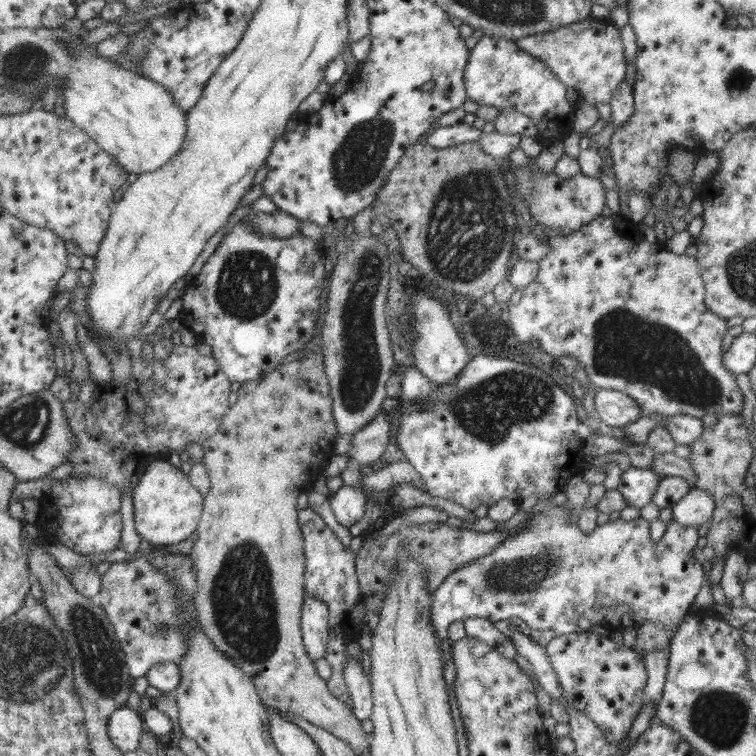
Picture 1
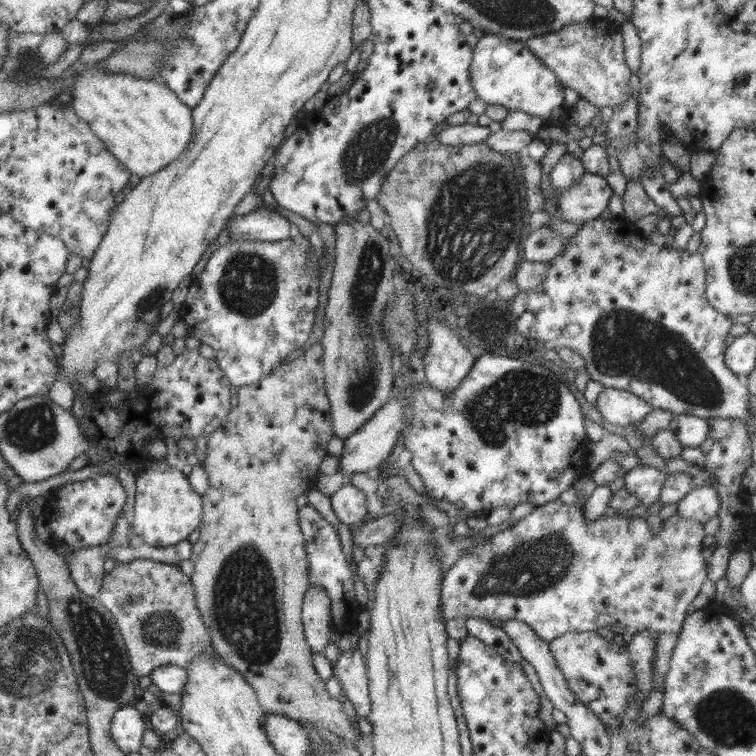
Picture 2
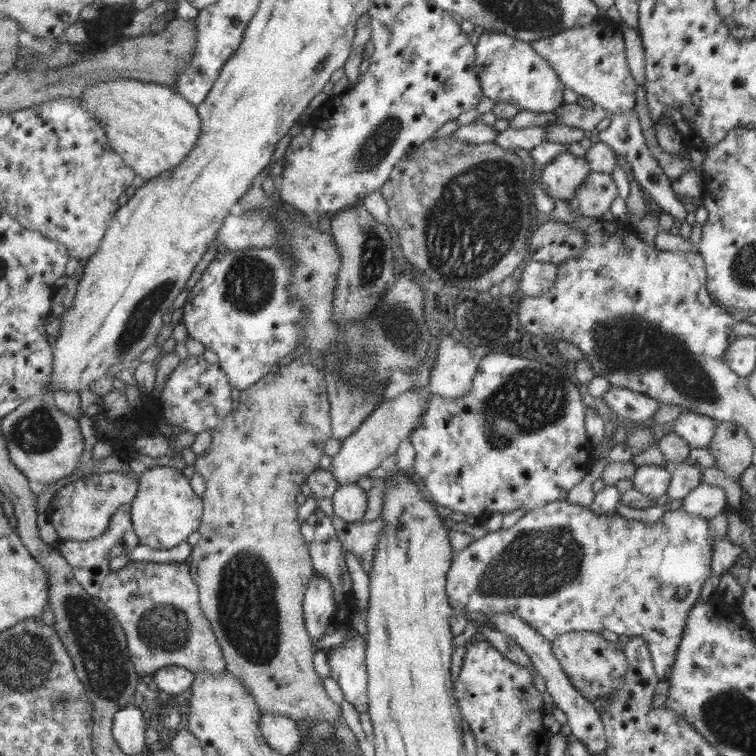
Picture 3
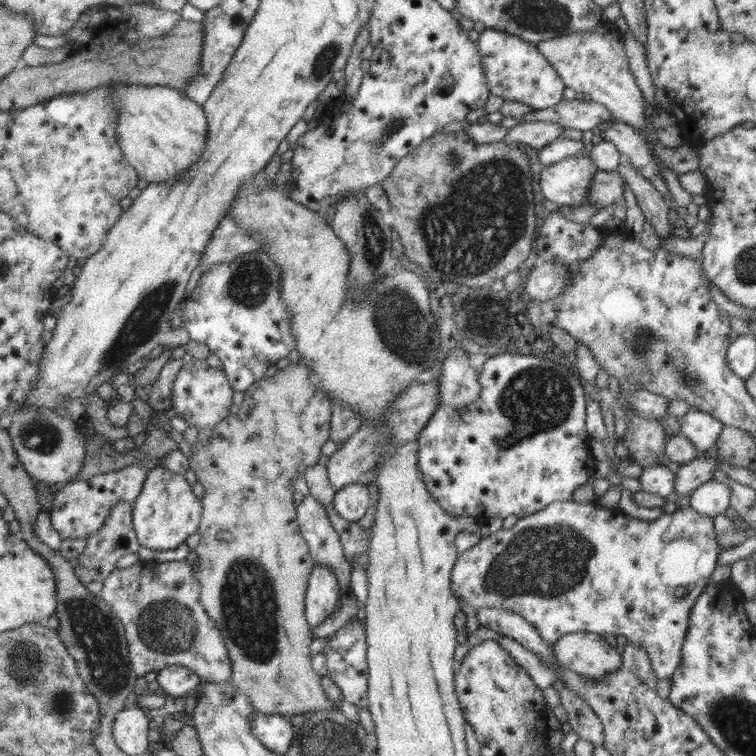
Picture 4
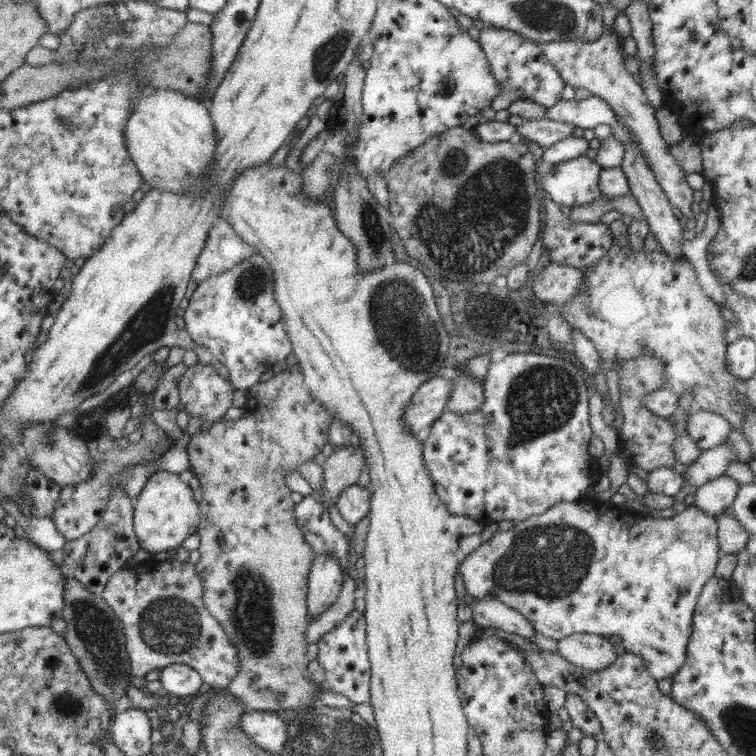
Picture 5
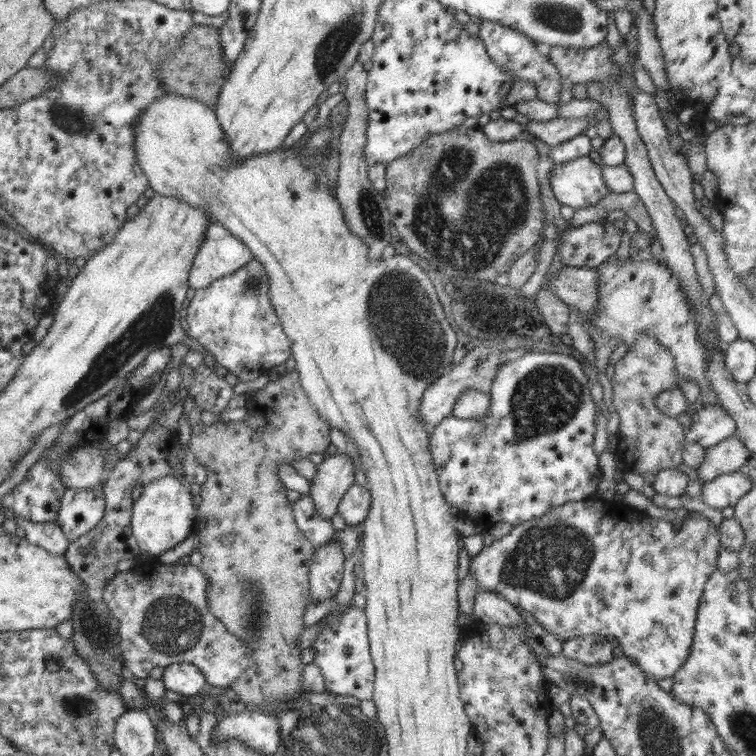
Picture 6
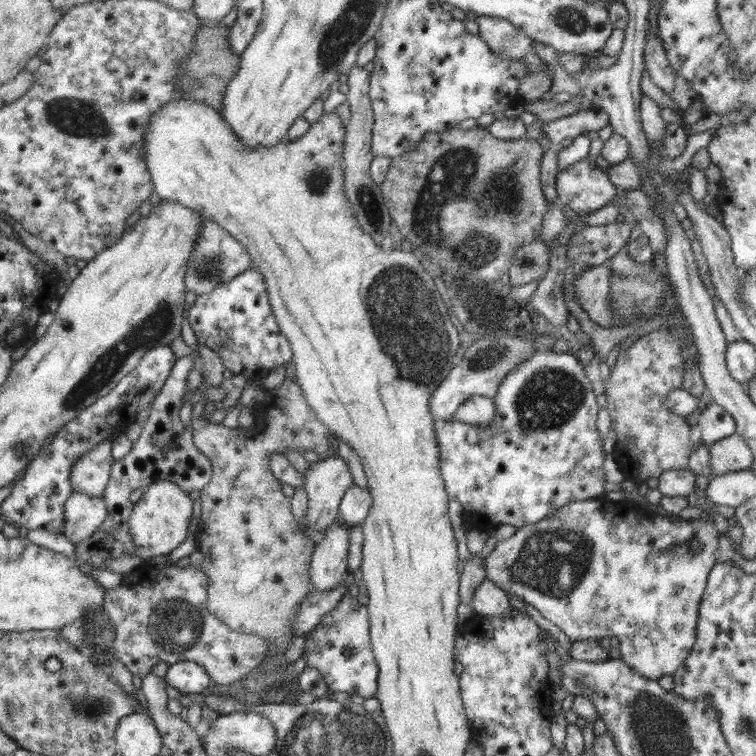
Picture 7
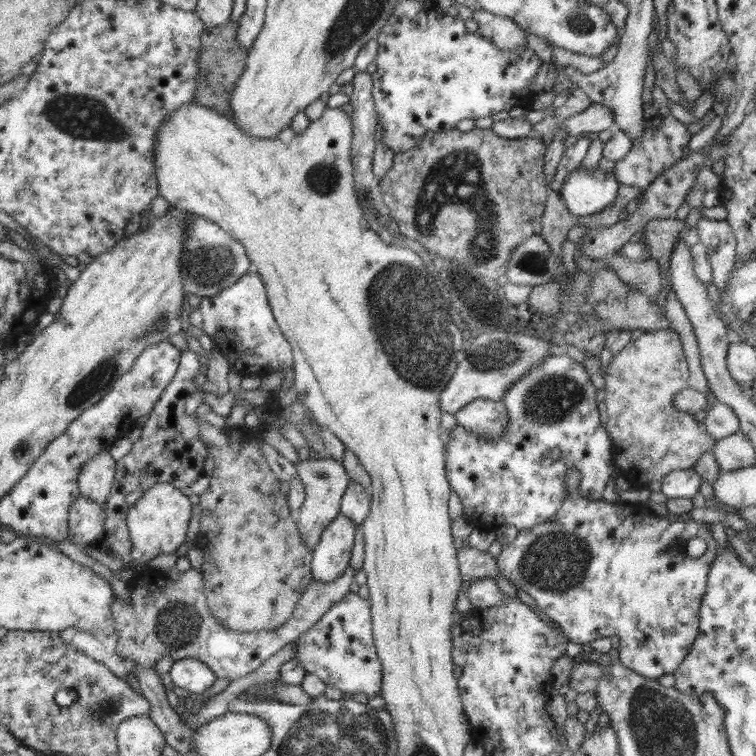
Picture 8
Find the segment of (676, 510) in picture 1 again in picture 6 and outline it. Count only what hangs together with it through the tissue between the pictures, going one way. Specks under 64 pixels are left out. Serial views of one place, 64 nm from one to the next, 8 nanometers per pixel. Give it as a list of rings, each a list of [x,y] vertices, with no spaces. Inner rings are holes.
[[[734,471],[718,475],[710,482],[702,485],[704,502],[714,509],[724,509],[726,506],[736,507],[737,502],[750,492],[754,481],[748,475]]]

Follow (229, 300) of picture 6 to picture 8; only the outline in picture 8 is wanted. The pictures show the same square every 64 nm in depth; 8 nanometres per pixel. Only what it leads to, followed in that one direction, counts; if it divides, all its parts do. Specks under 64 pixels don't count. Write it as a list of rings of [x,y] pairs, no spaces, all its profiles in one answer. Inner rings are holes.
[[[254,271],[240,276],[230,288],[202,298],[199,307],[191,310],[189,321],[215,340],[216,349],[228,359],[230,369],[242,376],[262,380],[271,372],[286,371],[293,366],[290,343],[274,318],[265,284]]]

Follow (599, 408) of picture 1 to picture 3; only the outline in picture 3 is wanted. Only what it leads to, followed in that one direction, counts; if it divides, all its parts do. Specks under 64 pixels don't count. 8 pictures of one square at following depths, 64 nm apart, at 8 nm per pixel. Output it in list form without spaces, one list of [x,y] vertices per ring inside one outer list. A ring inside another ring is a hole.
[[[612,387],[602,396],[608,407],[618,415],[618,420],[624,423],[652,422],[661,404],[656,399],[644,394],[638,394],[626,388]]]

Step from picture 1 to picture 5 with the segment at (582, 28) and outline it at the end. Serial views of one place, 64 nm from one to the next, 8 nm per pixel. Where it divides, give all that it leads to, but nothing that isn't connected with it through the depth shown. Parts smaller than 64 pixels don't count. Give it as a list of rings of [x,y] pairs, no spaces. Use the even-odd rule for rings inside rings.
[[[607,26],[603,36],[595,42],[555,41],[546,44],[544,56],[558,70],[566,85],[574,88],[587,88],[592,95],[596,95],[610,104],[619,121],[628,125],[629,130],[636,136],[640,148],[654,171],[655,180],[666,193],[668,200],[674,207],[679,208],[686,219],[694,220],[694,212],[690,209],[693,198],[692,188],[686,182],[686,172],[678,164],[676,158],[670,154],[670,145],[660,133],[660,125],[656,119],[656,108],[648,102],[646,93],[637,79],[624,68],[622,58],[622,39],[612,30],[610,34]]]

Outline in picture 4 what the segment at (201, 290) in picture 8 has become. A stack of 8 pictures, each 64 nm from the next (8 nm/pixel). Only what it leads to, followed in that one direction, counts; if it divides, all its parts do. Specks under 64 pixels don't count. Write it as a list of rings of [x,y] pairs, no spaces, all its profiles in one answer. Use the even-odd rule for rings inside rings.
[[[228,213],[214,229],[212,239],[202,255],[200,274],[210,272],[210,268],[218,264],[229,264],[238,256],[260,251],[262,248],[264,248],[262,242],[250,236],[244,228],[240,228],[236,220]]]

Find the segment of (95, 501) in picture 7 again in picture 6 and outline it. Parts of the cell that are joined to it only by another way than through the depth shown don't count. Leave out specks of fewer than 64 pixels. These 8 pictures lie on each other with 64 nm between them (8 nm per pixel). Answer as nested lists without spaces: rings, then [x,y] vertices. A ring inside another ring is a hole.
[[[66,488],[60,500],[57,526],[69,541],[92,531],[105,516],[107,502],[100,488]]]

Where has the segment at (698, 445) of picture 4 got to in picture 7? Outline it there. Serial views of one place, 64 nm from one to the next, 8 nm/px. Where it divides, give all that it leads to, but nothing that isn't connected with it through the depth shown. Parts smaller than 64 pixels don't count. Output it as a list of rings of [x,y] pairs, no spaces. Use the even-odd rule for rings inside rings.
[[[711,403],[701,414],[697,415],[693,424],[701,428],[701,439],[704,447],[736,433],[736,422],[734,418],[718,404]]]

